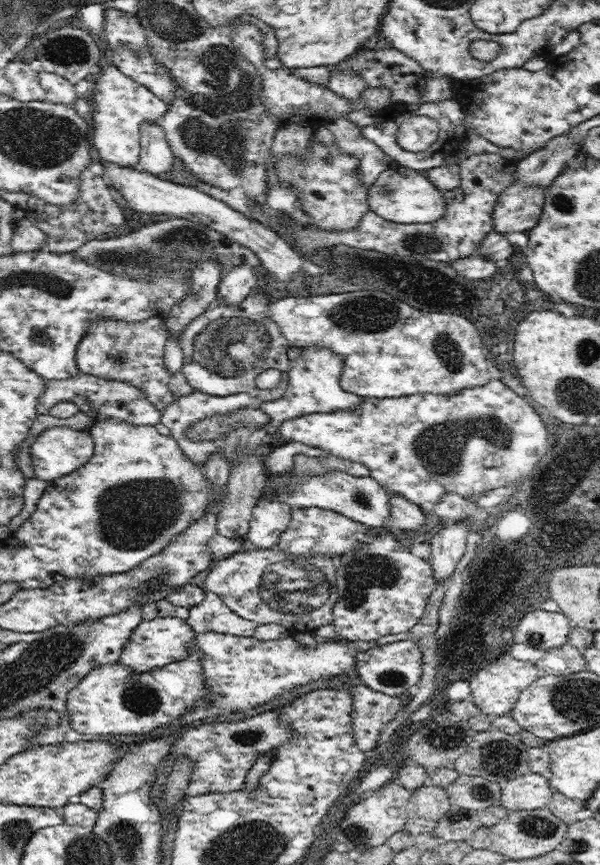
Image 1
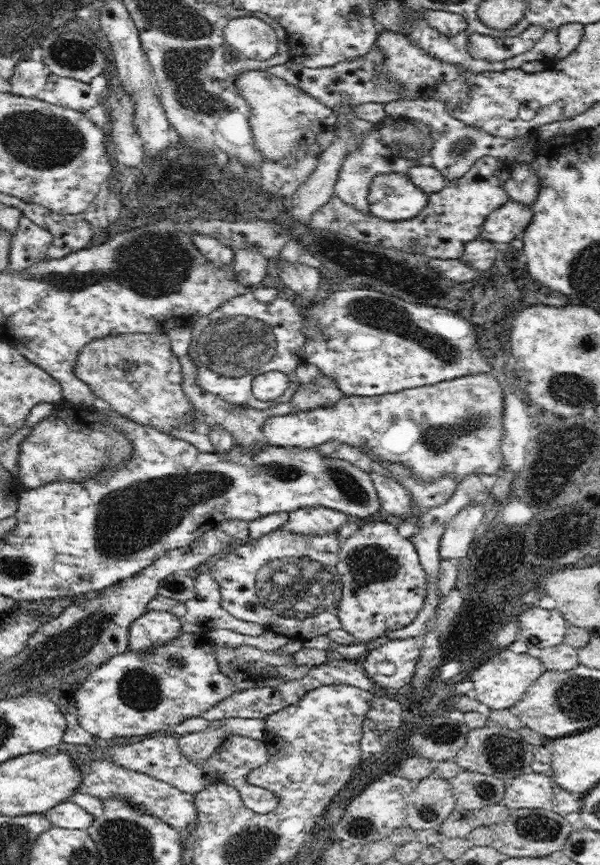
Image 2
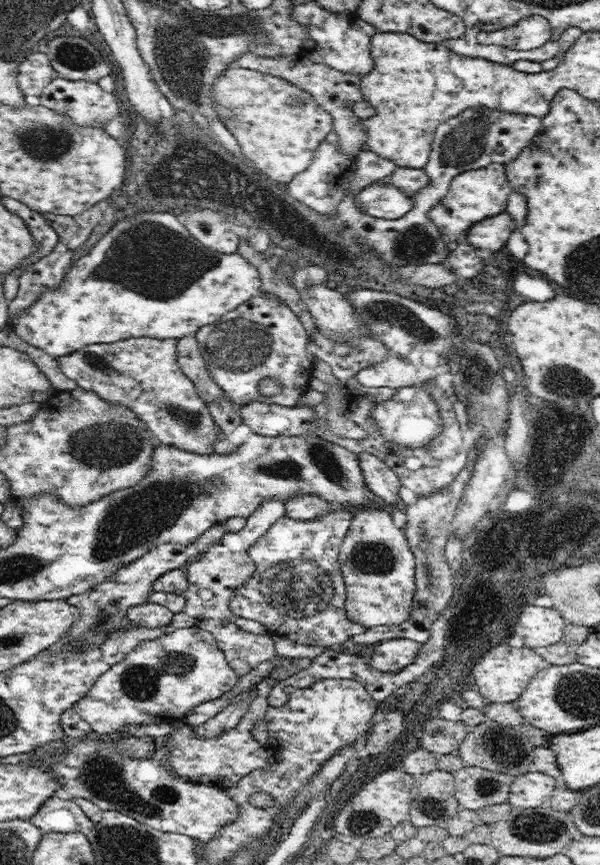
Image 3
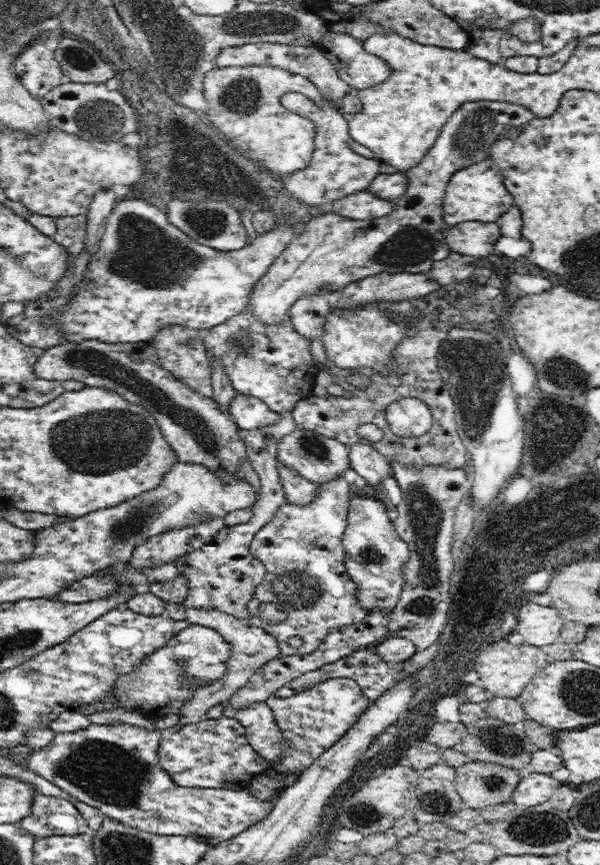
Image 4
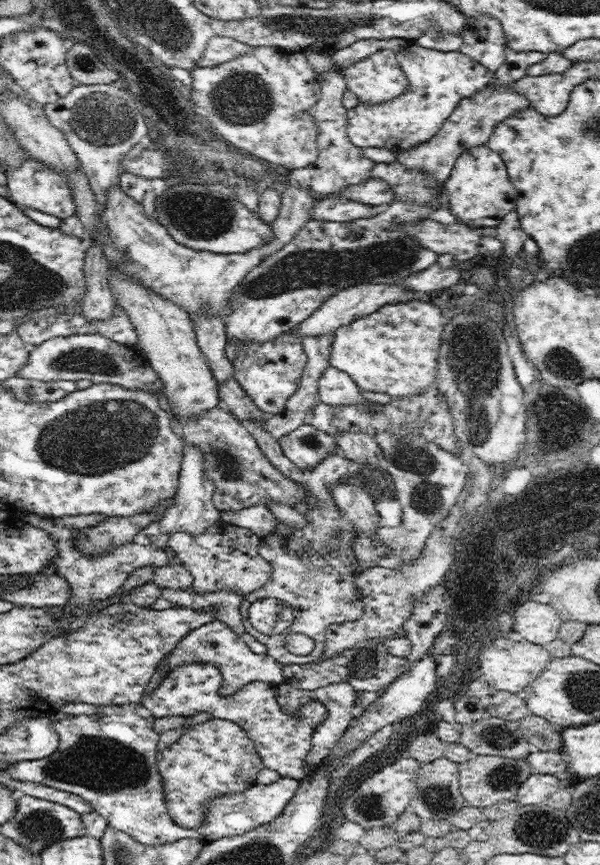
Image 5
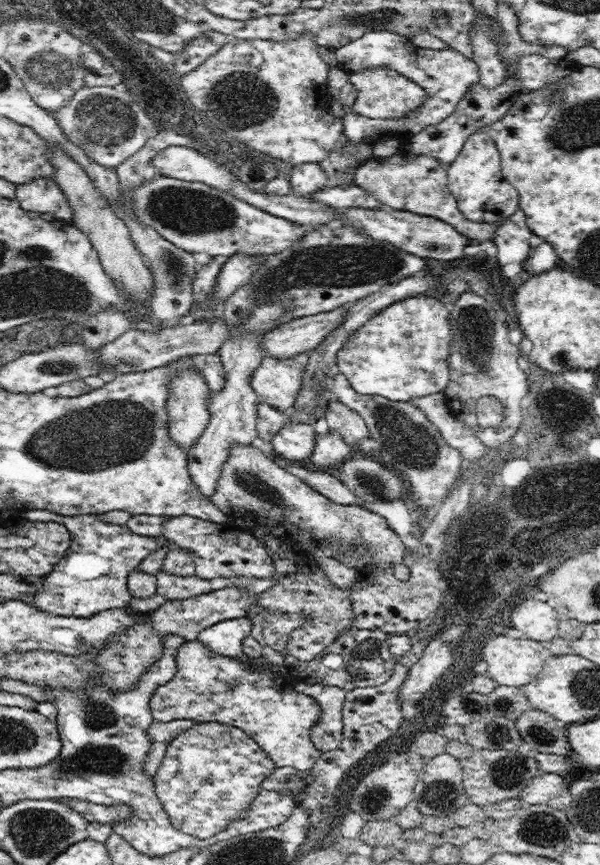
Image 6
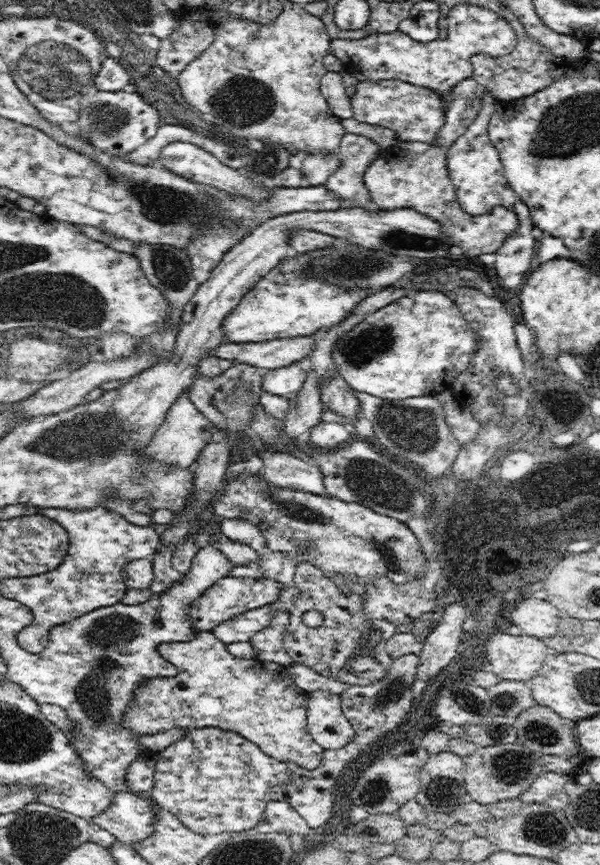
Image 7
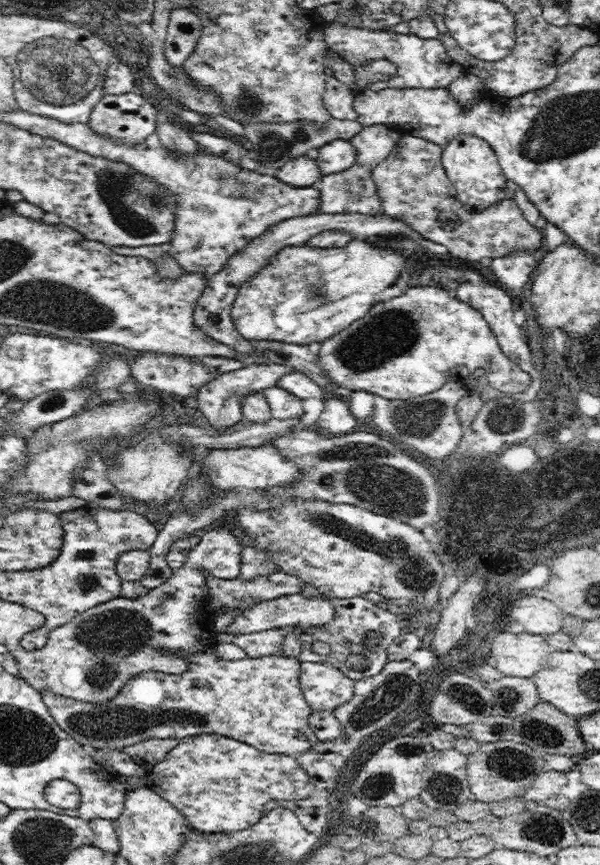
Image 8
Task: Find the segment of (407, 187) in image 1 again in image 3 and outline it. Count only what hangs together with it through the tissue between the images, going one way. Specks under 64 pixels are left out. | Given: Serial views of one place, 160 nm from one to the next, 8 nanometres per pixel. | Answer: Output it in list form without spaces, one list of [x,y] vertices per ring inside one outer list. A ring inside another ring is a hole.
[[[388,183],[370,184],[356,196],[356,204],[364,214],[374,218],[396,220],[402,218],[414,203],[414,197]]]

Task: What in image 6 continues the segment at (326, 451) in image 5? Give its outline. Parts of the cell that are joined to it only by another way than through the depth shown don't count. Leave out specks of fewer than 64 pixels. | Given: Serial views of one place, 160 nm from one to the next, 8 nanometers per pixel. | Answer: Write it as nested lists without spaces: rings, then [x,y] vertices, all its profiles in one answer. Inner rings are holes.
[[[290,422],[279,432],[272,435],[273,452],[288,461],[298,464],[308,464],[315,445],[316,432],[311,424],[296,424]]]

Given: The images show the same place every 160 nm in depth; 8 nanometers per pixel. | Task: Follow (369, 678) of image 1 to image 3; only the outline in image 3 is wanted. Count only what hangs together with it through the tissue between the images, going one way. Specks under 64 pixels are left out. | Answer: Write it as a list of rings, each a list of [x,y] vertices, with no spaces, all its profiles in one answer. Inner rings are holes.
[[[395,638],[375,644],[371,667],[375,671],[395,673],[416,660],[421,642],[409,638]]]

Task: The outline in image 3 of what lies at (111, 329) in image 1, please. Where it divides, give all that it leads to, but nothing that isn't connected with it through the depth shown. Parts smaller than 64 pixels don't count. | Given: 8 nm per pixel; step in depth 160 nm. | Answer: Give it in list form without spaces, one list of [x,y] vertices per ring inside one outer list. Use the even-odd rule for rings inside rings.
[[[150,337],[128,338],[110,344],[90,344],[78,352],[58,359],[64,376],[76,381],[77,387],[98,393],[111,404],[122,404],[148,427],[150,435],[162,444],[172,444],[196,454],[214,454],[214,442],[221,438],[220,428],[214,423],[209,406],[196,393],[192,380],[185,376],[178,363],[177,339]]]

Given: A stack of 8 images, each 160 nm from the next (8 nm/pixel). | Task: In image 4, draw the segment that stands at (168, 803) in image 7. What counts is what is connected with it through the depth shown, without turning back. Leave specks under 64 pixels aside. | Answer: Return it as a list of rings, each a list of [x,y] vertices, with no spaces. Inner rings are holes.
[[[346,677],[324,680],[285,699],[270,695],[265,702],[272,709],[274,720],[284,739],[290,741],[290,748],[284,752],[278,764],[270,766],[256,752],[248,742],[244,725],[239,720],[222,715],[217,719],[206,718],[196,724],[176,724],[160,730],[161,767],[178,786],[227,789],[246,787],[256,798],[265,801],[274,795],[279,796],[285,788],[295,783],[306,768],[358,722],[360,715],[372,703],[364,696],[359,684]]]

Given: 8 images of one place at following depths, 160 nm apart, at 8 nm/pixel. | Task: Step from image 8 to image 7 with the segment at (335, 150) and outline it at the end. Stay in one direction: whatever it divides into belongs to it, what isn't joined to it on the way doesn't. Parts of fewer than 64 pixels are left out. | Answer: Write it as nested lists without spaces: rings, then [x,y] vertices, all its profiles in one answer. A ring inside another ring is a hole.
[[[336,152],[318,153],[317,155],[308,154],[302,163],[300,173],[302,173],[302,187],[315,187],[324,185],[327,178],[336,172],[340,166],[340,159]]]

